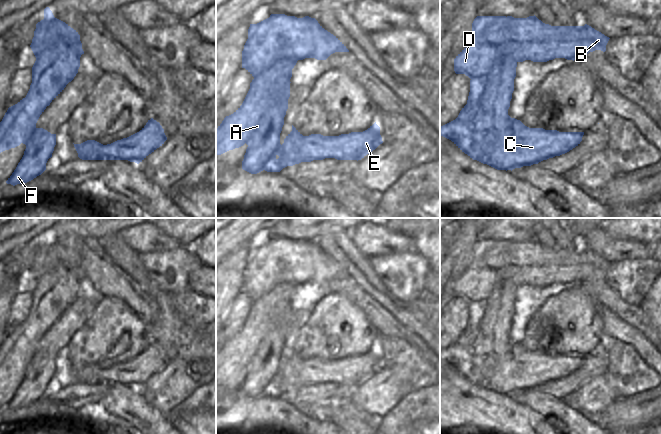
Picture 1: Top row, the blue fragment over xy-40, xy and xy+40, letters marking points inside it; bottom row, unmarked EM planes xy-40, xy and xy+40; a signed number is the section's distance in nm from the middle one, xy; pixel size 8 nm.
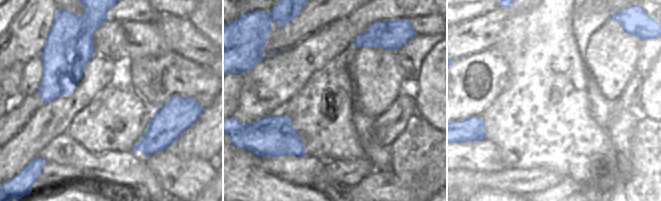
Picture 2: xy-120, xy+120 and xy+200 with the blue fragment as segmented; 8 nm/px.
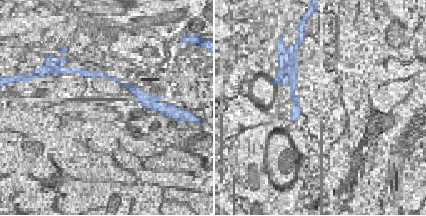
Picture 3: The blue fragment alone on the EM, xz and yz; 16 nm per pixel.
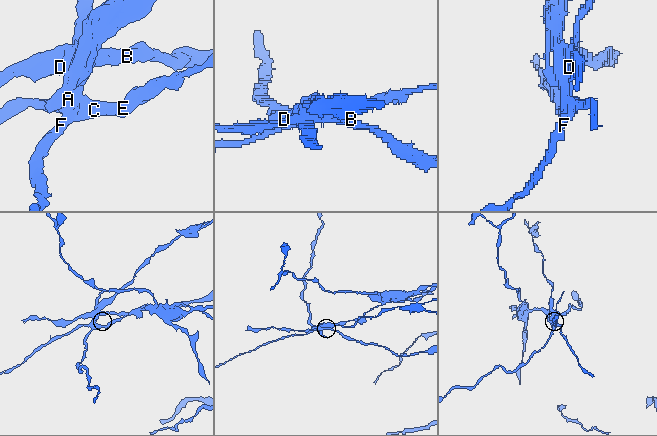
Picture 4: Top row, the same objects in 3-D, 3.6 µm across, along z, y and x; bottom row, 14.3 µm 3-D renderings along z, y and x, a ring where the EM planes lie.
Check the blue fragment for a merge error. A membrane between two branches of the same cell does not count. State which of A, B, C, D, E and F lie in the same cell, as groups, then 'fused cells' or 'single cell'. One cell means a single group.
A C E F / B D | fused cells

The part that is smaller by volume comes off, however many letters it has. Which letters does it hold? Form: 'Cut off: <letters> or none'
Cut off: B, D

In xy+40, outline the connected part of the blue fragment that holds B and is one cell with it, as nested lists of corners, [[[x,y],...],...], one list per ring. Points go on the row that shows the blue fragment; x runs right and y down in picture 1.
[[[535,15],[527,18],[508,18],[506,16],[477,16],[472,23],[472,39],[468,45],[454,59],[456,74],[465,74],[470,79],[485,78],[500,57],[500,51],[505,48],[516,62],[531,60],[533,62],[547,62],[555,58],[567,60],[582,60],[582,57],[595,50],[606,51],[609,37],[595,30],[591,26],[551,26],[543,23]]]

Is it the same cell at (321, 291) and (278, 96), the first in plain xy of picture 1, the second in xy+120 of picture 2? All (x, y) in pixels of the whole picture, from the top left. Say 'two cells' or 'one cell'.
one cell

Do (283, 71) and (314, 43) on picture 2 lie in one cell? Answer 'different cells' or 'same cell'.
same cell

